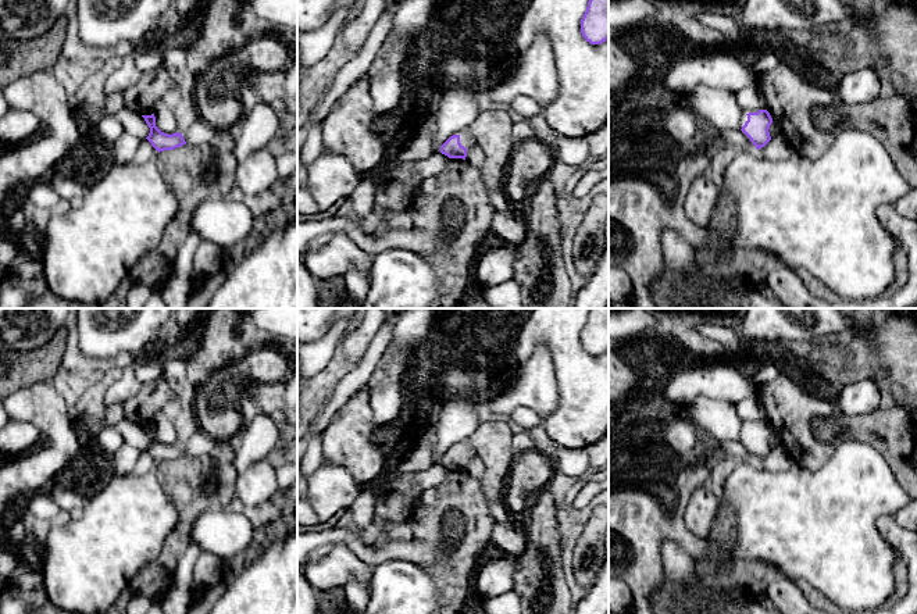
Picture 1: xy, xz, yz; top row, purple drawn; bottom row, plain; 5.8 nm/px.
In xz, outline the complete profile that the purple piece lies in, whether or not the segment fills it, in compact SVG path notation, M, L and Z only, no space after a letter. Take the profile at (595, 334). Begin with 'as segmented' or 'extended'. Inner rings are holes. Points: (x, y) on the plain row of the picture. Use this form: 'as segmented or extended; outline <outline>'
as segmented; outline M589 308L581 345L590 356L602 356L609 350L609 308Z

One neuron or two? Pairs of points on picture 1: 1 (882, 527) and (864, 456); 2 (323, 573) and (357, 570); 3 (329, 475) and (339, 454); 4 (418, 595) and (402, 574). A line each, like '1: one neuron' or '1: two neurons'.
1: two neurons
2: one neuron
3: two neurons
4: one neuron

